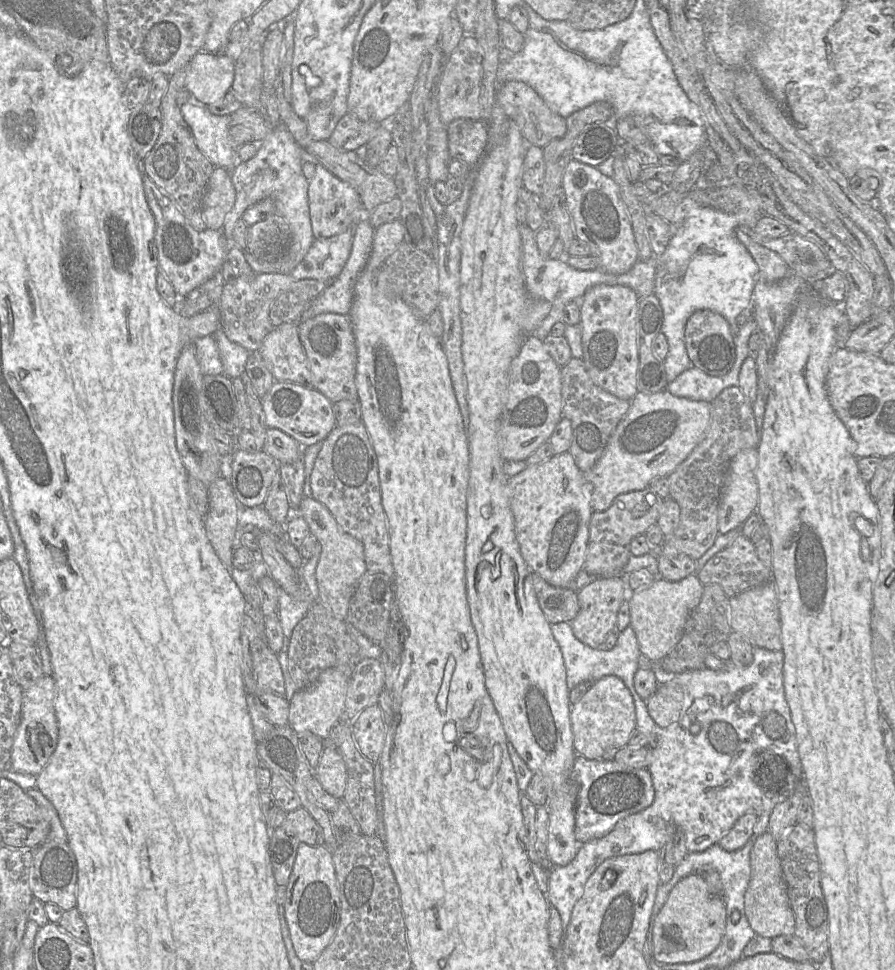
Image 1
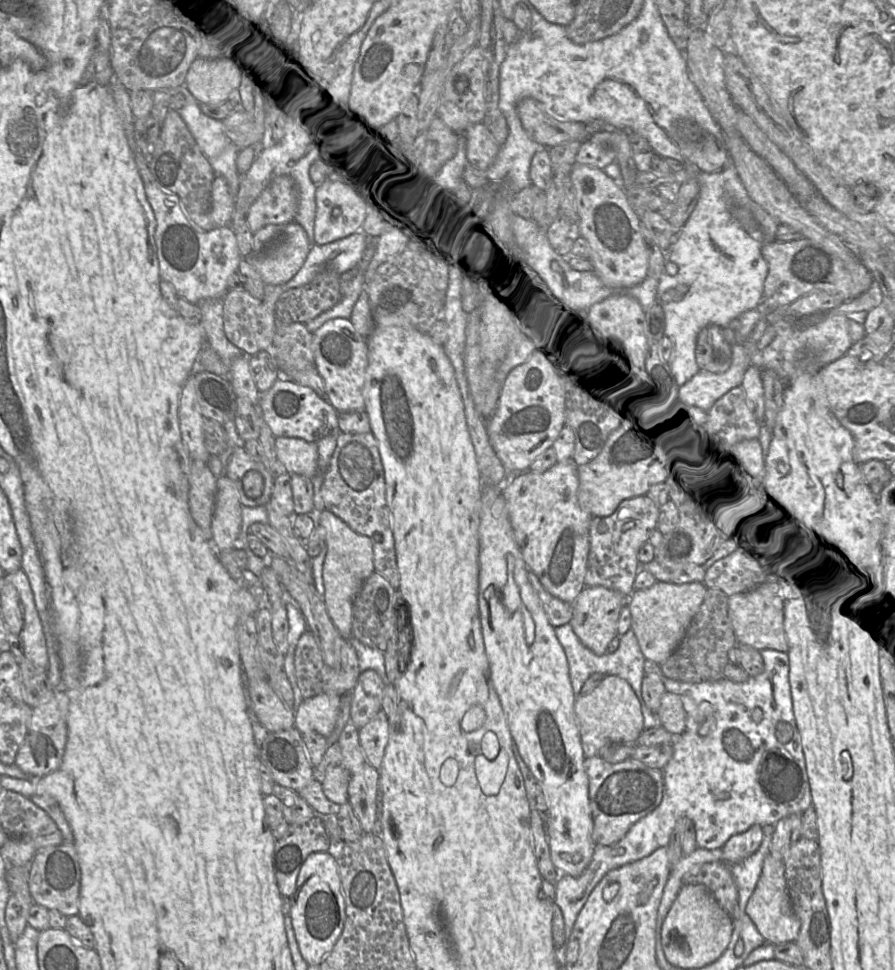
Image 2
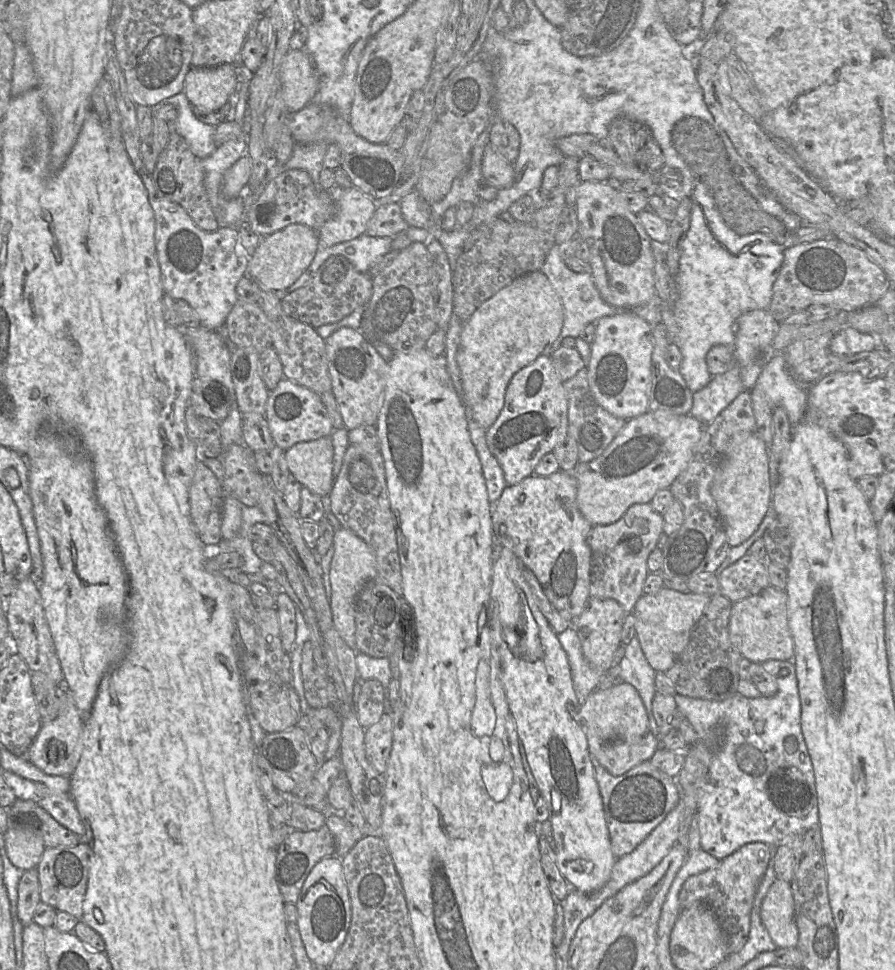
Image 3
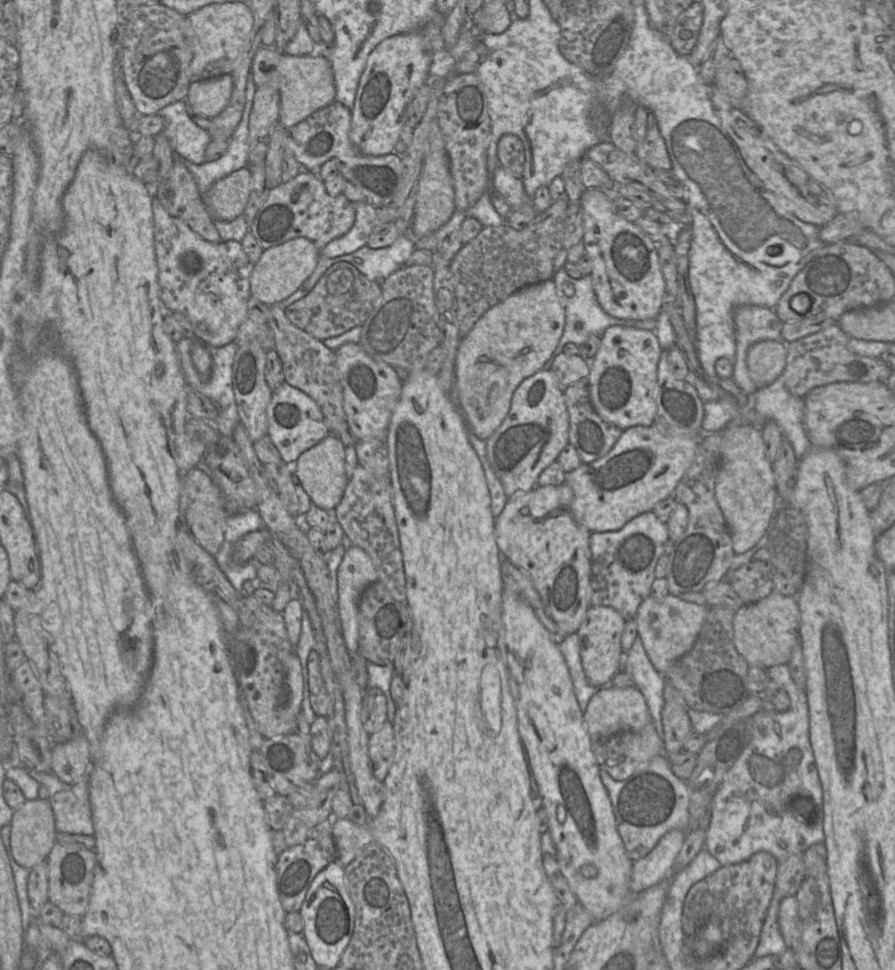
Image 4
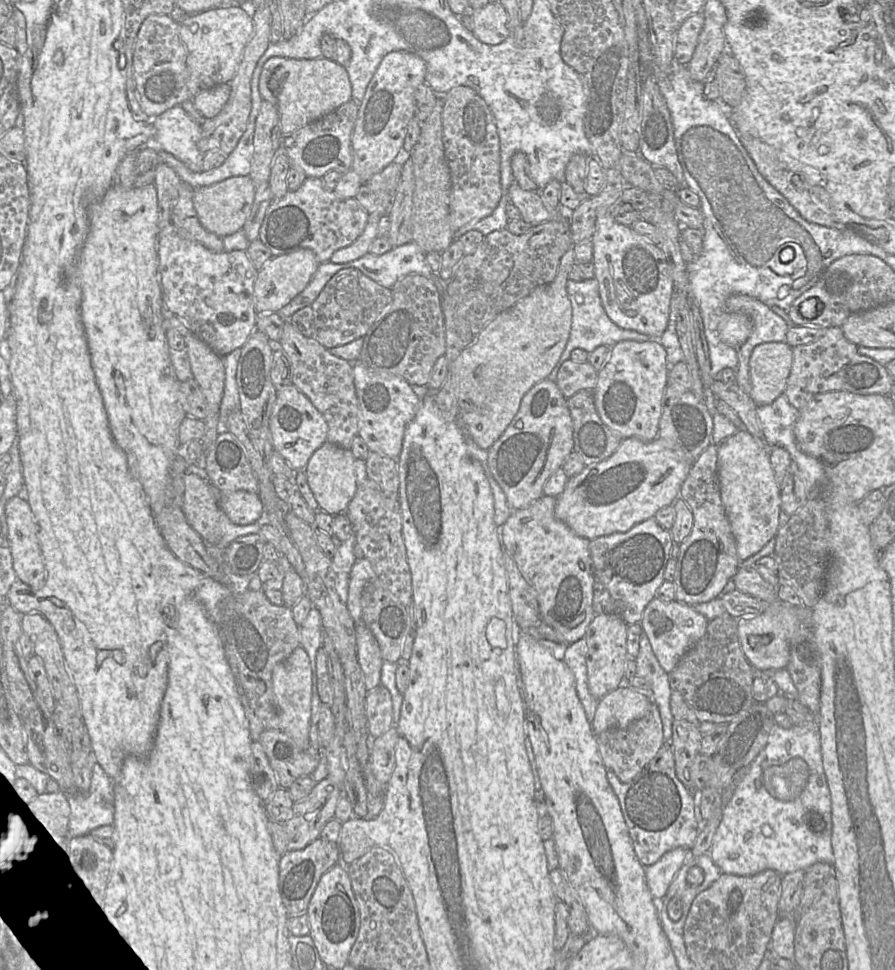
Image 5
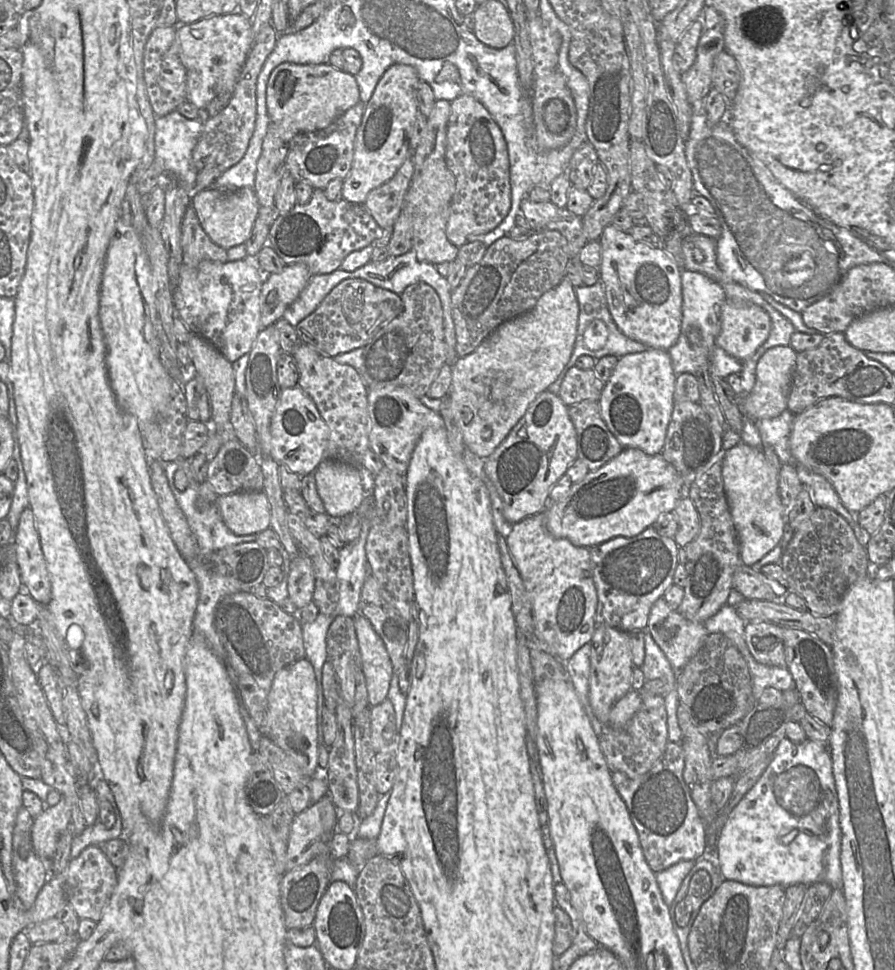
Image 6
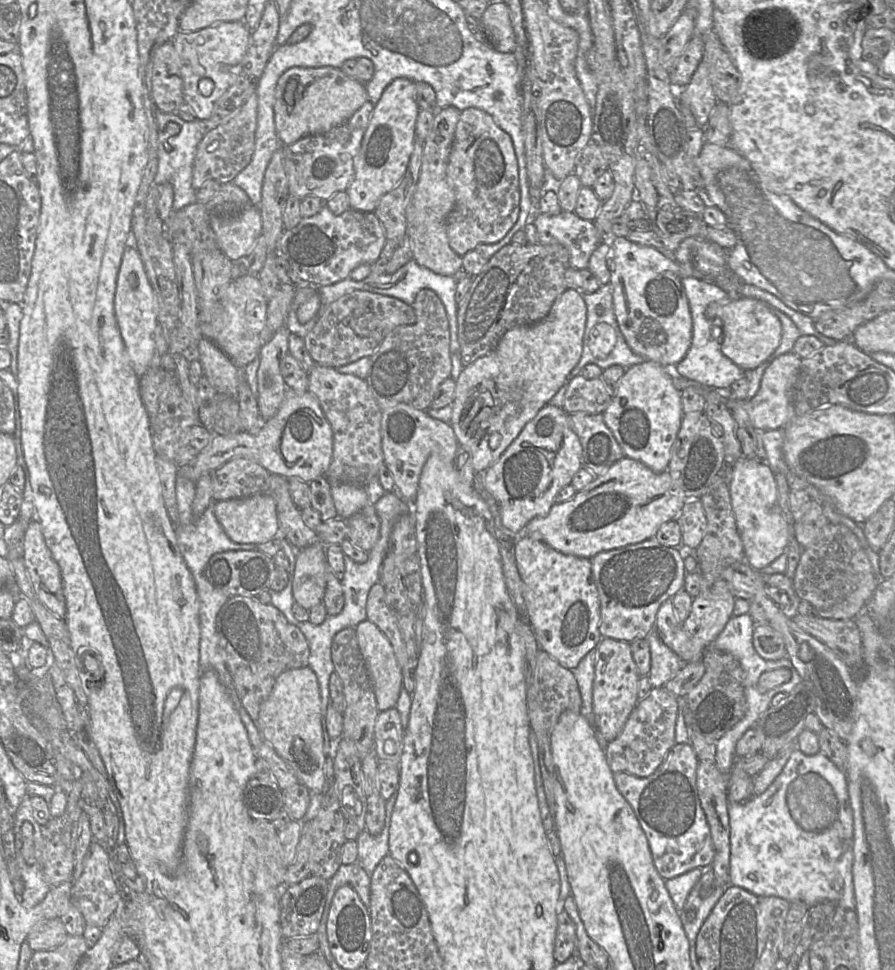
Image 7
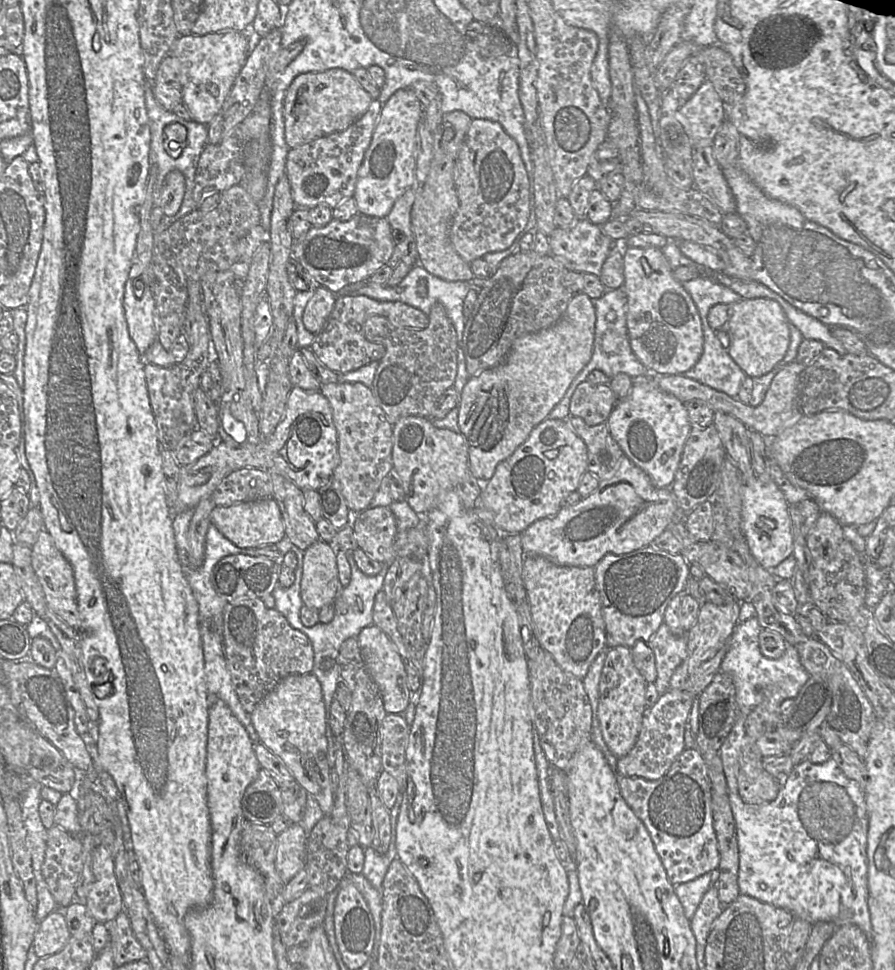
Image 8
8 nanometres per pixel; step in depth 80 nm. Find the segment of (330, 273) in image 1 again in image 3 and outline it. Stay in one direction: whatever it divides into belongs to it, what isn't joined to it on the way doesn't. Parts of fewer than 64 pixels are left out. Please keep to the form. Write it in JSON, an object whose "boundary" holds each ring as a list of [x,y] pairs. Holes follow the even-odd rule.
{"boundary":[[[367,234],[327,249],[318,248],[310,266],[286,291],[289,294],[306,286],[331,257],[344,257],[356,271],[368,274],[390,252],[391,238],[370,237]]]}

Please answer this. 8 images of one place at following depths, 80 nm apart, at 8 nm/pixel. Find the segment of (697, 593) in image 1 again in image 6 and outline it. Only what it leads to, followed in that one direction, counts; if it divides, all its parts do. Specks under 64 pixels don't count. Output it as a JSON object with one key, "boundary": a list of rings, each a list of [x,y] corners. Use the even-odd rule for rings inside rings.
{"boundary":[[[663,598],[652,605],[645,631],[651,634],[675,672],[679,672],[698,652],[709,634],[703,623],[687,620],[678,610],[671,609]]]}

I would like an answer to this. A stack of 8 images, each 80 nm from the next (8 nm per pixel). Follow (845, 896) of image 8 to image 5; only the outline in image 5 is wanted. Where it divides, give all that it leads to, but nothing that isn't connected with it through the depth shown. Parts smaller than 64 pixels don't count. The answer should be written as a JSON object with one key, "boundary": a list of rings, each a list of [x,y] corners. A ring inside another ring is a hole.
{"boundary":[[[817,722],[790,728],[776,724],[764,748],[734,785],[730,800],[722,806],[722,818],[708,853],[723,873],[750,876],[772,869],[783,875],[805,870],[817,862],[833,865],[831,833],[831,797],[822,764]]]}

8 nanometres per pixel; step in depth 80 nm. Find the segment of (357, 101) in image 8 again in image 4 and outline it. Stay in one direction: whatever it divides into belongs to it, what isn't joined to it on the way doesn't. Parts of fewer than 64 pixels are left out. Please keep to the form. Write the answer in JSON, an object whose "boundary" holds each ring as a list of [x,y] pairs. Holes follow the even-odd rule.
{"boundary":[[[261,46],[254,54],[251,75],[257,87],[275,86],[280,94],[280,123],[287,129],[335,101],[335,83],[330,62],[321,55],[288,55],[274,46]]]}

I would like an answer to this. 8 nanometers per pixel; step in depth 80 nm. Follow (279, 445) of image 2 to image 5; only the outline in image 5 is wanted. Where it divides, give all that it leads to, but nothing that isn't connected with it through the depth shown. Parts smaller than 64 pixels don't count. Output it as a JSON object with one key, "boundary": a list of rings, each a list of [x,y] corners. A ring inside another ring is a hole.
{"boundary":[[[327,441],[311,456],[304,473],[322,511],[332,516],[345,514],[358,488],[354,461],[350,450]]]}

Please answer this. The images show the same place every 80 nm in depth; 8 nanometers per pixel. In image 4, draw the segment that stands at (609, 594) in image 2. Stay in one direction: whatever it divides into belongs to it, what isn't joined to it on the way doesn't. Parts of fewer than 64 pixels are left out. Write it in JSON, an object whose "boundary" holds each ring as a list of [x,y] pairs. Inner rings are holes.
{"boundary":[[[591,605],[577,634],[580,638],[580,652],[584,672],[596,688],[610,684],[613,676],[621,669],[624,654],[621,639],[626,620],[615,609],[608,606]]]}

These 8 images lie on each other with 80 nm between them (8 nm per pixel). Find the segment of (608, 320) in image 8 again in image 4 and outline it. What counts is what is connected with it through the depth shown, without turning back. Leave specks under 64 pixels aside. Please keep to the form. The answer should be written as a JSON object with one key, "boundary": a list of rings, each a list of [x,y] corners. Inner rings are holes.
{"boundary":[[[562,267],[556,271],[552,277],[555,282],[557,294],[564,305],[565,308],[565,328],[563,335],[554,350],[551,358],[547,361],[544,368],[551,369],[553,359],[560,353],[564,352],[564,347],[567,343],[575,343],[577,345],[585,345],[588,337],[591,334],[602,336],[604,331],[614,325],[629,326],[639,329],[647,329],[654,331],[656,326],[656,319],[647,320],[629,320],[629,319],[619,319],[615,318],[608,313],[606,313],[600,306],[593,284],[593,278],[590,275],[585,275],[581,279],[574,279],[568,275],[565,268]],[[571,284],[574,288],[573,296],[568,296],[563,290],[565,285]]]}

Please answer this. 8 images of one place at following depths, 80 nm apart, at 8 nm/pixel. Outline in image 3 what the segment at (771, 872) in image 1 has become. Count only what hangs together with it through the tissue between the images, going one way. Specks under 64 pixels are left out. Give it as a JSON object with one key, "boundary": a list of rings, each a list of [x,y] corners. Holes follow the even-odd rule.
{"boundary":[[[775,879],[771,884],[761,903],[760,919],[777,947],[797,946],[795,904],[788,882]]]}

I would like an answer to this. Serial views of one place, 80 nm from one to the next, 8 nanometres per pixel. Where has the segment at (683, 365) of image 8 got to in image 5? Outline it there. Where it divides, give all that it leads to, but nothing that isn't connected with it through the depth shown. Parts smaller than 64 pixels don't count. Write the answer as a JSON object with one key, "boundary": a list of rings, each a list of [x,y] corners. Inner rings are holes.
{"boundary":[[[611,213],[597,218],[591,242],[595,278],[599,284],[601,303],[607,315],[623,329],[634,330],[652,339],[659,339],[668,325],[673,292],[673,281],[662,250],[637,234],[632,227],[616,222]]]}

